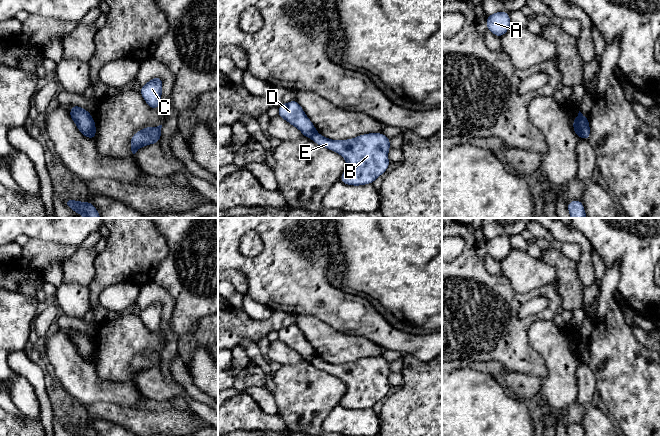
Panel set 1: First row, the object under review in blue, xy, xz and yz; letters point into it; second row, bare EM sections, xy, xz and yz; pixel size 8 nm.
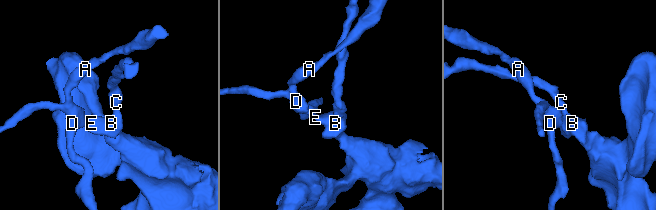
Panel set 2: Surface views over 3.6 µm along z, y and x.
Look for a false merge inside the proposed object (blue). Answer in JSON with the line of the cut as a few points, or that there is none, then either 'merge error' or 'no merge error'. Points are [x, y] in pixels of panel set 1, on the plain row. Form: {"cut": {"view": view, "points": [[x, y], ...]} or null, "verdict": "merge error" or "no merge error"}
{"cut": {"view": "yz", "points": [[586, 341], [581, 361]]}, "verdict": "merge error"}

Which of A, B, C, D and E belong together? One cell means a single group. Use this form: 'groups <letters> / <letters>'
groups A D / B C E

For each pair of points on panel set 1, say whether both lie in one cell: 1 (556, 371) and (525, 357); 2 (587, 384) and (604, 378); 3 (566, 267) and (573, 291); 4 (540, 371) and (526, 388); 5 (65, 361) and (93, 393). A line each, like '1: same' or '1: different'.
1: different
2: different
3: same
4: different
5: same

